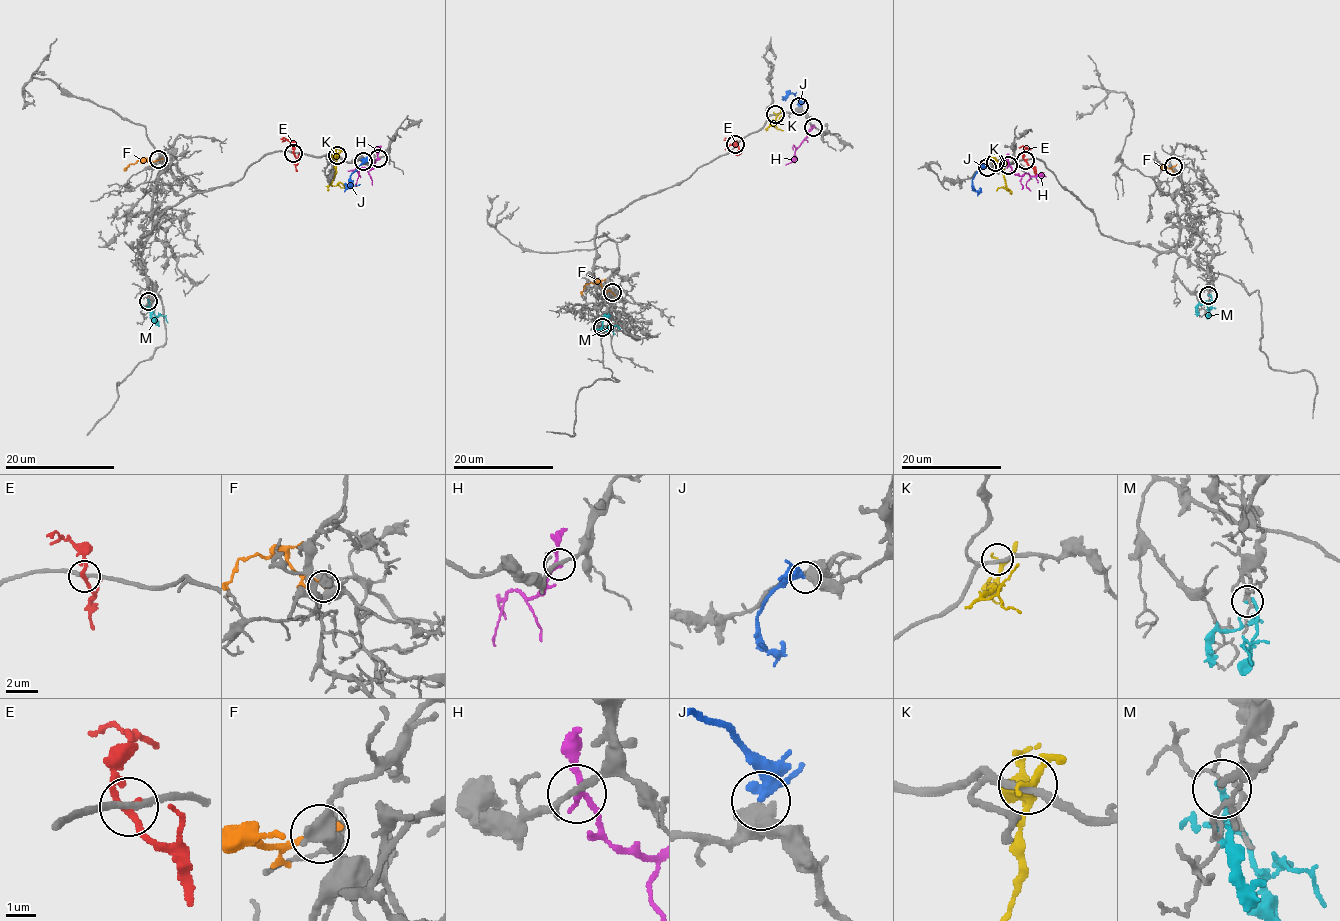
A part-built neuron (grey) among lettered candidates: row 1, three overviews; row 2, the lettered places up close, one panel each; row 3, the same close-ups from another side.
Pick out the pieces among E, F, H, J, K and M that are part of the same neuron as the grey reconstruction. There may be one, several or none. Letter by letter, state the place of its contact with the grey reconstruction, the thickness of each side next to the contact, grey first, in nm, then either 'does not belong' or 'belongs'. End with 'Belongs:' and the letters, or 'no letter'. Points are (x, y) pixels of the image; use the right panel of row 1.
E: contact (1025, 160); calibres 240 and 240 nm; does not belong
F: contact (1173, 166); calibres 480 and 240 nm; does not belong
H: contact (1008, 165); calibres 200 and 200 nm; does not belong
J: contact (987, 167); calibres 500 and 500 nm; belongs
K: contact (995, 162); calibres 240 and 200 nm; does not belong
M: contact (1208, 295); calibres 130 and 220 nm; does not belong
Belongs: J

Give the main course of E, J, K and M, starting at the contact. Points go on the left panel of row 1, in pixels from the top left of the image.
E: (293, 153), (293, 146), (282, 139)
J: (363, 161), (351, 175), (351, 183), (344, 191)
K: (337, 156), (333, 186), (341, 183), (344, 186)
M: (148, 301), (156, 316), (163, 316), (167, 323)

